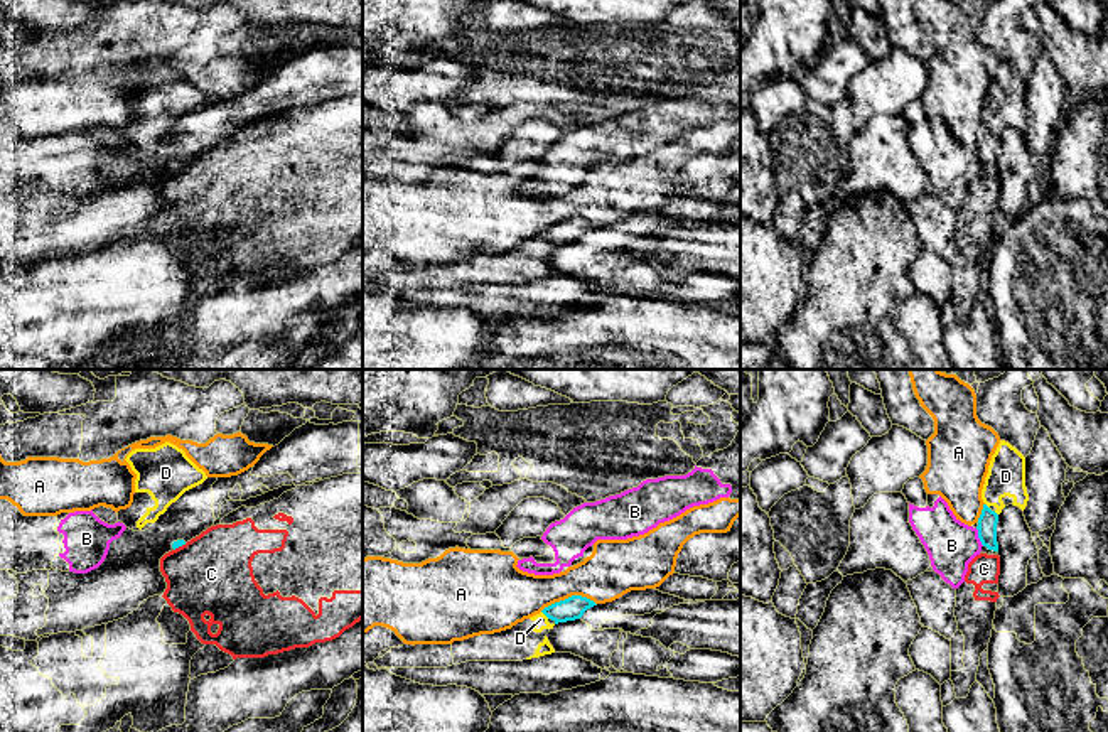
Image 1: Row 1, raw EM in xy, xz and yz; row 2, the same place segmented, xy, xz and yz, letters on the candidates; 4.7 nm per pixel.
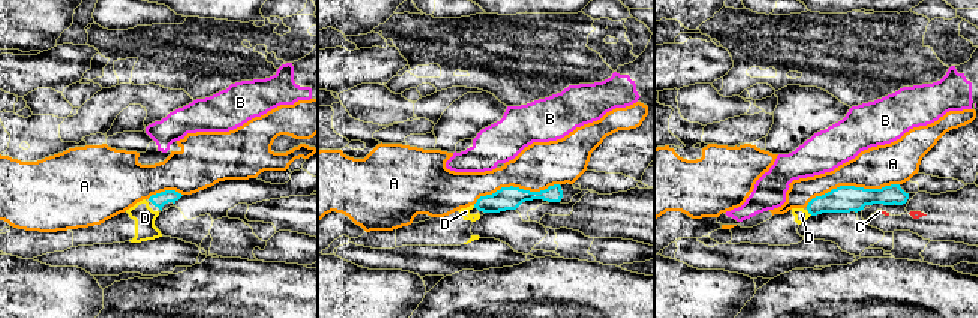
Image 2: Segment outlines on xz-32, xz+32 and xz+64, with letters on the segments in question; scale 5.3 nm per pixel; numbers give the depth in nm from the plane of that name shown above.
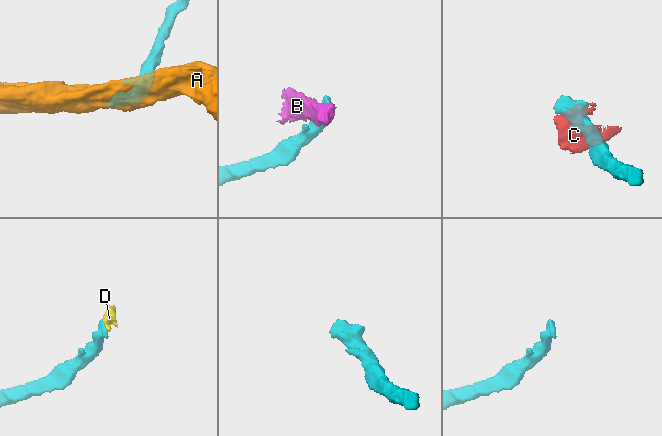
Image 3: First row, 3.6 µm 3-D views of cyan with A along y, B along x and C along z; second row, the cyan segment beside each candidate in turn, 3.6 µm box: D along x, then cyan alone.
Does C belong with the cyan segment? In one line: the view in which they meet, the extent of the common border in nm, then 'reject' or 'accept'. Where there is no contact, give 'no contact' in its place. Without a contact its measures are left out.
xy | 70 nm | reject

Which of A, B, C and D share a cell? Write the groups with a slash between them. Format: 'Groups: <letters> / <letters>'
Groups: A / B / C / D

